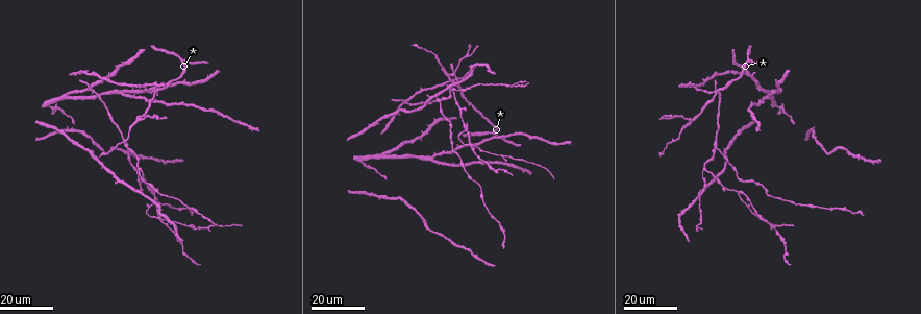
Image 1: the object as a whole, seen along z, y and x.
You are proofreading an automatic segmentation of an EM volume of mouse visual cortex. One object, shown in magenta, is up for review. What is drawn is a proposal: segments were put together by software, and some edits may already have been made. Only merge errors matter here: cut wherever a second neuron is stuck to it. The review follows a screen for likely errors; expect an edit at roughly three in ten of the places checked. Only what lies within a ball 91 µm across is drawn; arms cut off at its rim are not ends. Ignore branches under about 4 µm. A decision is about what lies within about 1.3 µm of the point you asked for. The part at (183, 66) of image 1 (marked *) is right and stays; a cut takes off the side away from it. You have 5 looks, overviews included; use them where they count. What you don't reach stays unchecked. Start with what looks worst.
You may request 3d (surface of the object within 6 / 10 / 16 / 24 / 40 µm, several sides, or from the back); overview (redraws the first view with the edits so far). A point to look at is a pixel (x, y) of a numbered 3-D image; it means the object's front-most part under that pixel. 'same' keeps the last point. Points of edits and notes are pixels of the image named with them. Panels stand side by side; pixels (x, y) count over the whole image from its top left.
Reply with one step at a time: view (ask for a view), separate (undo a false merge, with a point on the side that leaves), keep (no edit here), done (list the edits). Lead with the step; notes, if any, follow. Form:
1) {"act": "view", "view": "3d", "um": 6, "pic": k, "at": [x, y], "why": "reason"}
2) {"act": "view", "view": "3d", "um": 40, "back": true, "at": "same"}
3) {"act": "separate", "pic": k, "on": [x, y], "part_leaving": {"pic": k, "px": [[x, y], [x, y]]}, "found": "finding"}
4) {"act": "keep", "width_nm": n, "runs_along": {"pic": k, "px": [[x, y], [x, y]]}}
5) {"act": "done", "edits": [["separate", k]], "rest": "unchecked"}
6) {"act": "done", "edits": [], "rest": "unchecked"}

{"act": "view", "view": "3d", "um": 24, "pic": 1, "at": [759, 216], "why": "looks like a crossing"}

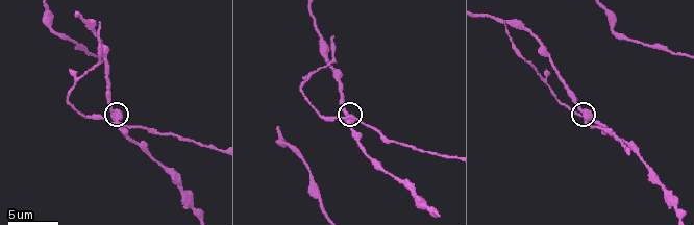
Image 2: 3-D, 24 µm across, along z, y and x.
{"act": "view", "view": "3d", "um": 10, "pic": 2, "at": [116, 121]}

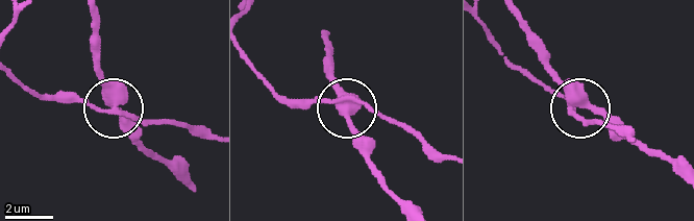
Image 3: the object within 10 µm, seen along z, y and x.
{"act": "view", "view": "3d", "um": 10, "back": true, "pic": 3, "at": [576, 104]}

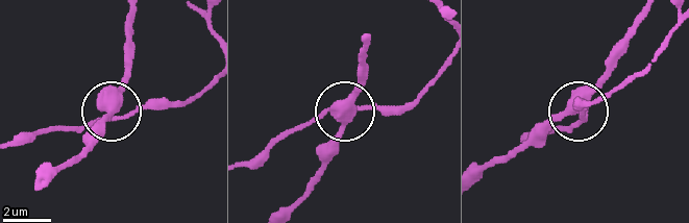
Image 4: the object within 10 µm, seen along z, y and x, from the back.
{"act": "separate", "pic": 4, "on": [77, 126], "width_nm": 400, "found": "a second neuron is stuck on"}

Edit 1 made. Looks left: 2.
{"act": "view", "view": "3d", "um": 16, "pic": 1, "at": [441, 102], "why": "side arm on a straight run"}

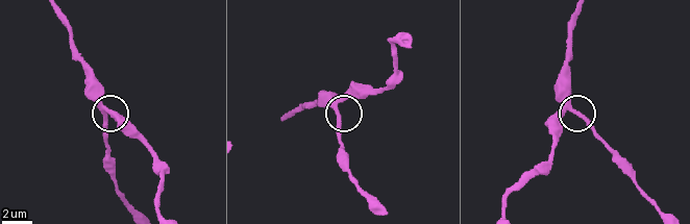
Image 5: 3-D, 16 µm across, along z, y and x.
{"act": "view", "view": "3d", "um": 6, "pic": 5, "at": [570, 110]}

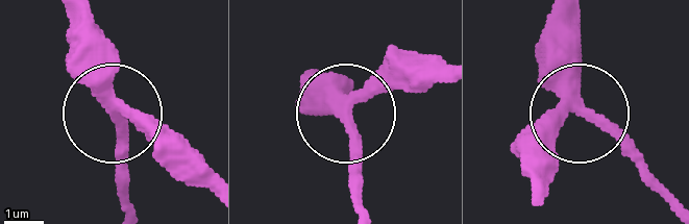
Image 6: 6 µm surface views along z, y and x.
{"act": "keep", "arms": 3, "found": "continuous, no second neuron"}

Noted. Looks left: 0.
{"act": "done", "edits": [["separate", 4]], "rest": "unchecked"}

